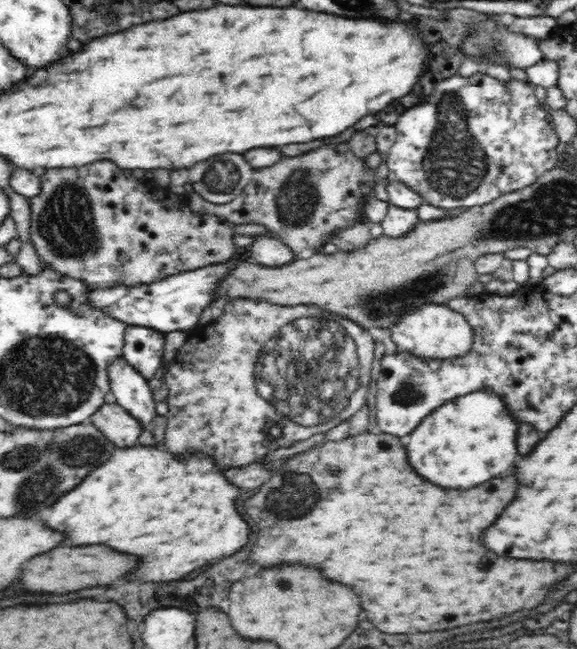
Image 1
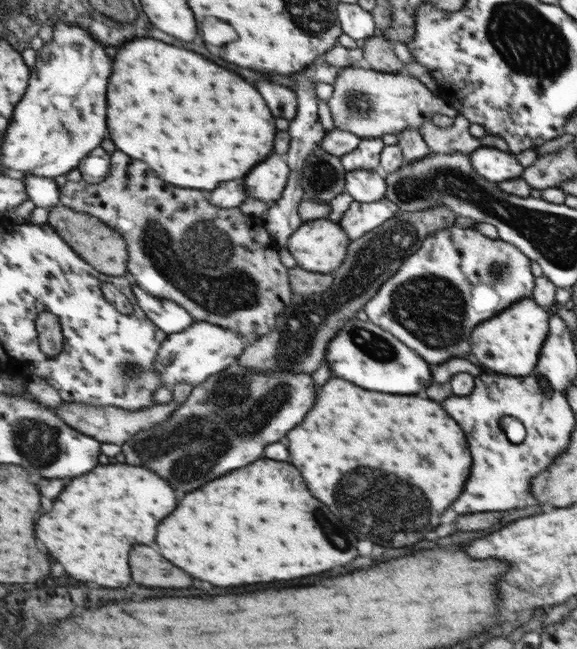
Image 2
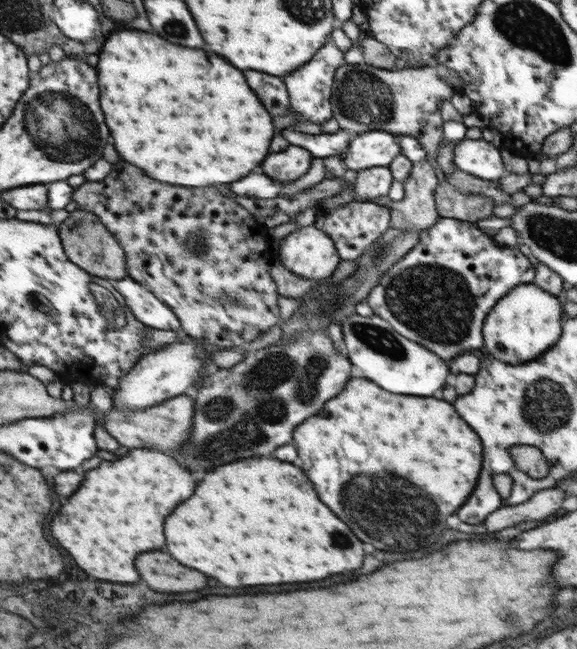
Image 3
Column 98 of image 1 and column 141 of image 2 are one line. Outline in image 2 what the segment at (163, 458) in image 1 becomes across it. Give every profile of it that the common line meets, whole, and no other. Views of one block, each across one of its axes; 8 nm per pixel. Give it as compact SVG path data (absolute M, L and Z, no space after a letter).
M109 464L99 466L95 472L87 476L75 478L65 492L55 502L53 510L39 518L39 540L47 546L51 556L59 560L67 572L83 582L97 582L99 586L107 588L127 588L131 578L131 568L127 564L131 548L135 544L153 544L157 536L159 522L175 512L179 500L177 492L167 480L163 480L157 472L149 468L137 468L131 464Z

